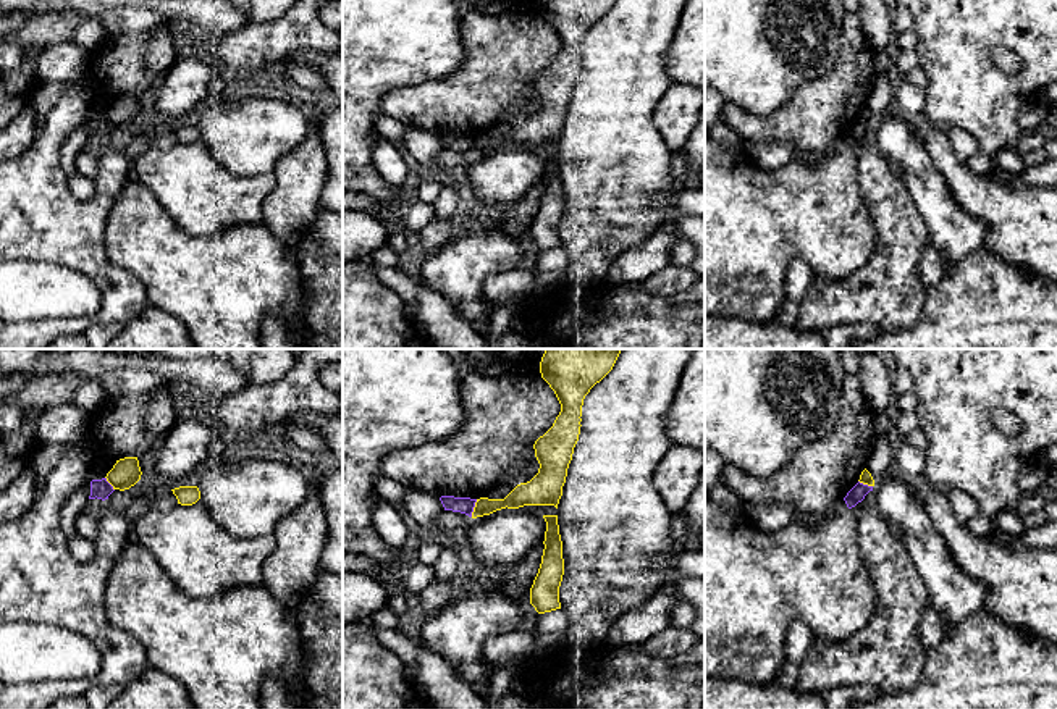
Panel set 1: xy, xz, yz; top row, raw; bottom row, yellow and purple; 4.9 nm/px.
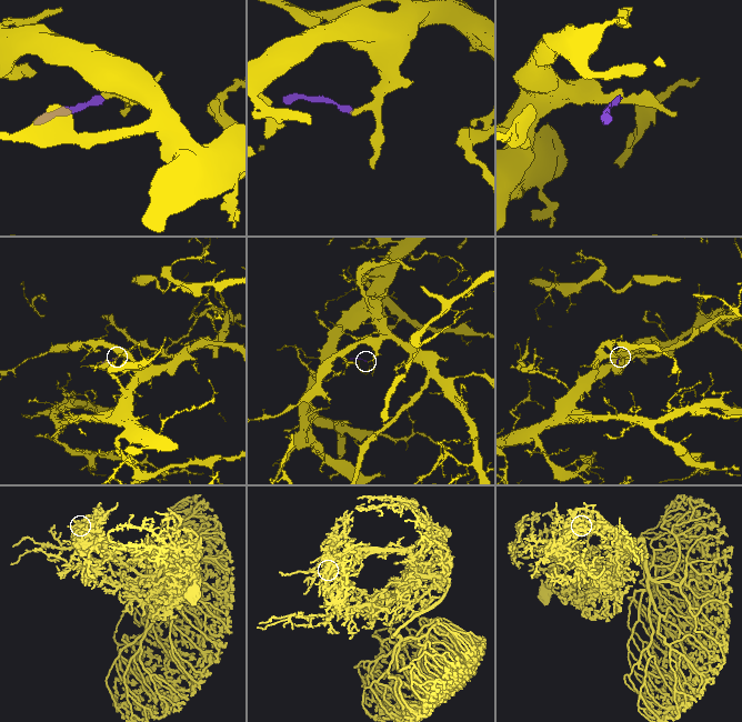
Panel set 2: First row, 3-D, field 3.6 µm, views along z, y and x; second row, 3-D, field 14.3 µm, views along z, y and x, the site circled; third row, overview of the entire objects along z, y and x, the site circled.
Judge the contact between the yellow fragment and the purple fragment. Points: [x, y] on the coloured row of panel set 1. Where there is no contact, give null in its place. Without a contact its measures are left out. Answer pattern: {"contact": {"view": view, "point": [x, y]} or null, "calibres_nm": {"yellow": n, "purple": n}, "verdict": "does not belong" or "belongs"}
{"contact": {"view": "xz", "point": [474, 507]}, "calibres_nm": {"yellow": 110, "purple": 80}, "verdict": "does not belong"}

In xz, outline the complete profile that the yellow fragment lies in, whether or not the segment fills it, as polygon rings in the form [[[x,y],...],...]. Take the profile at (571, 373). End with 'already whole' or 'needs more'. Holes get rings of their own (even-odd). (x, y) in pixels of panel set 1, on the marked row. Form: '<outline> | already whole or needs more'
[[[545,349],[540,373],[554,391],[561,412],[553,426],[533,444],[540,464],[538,473],[530,481],[517,485],[504,499],[477,499],[472,518],[506,507],[554,506],[558,509],[580,434],[583,399],[613,370],[621,350]]] | already whole

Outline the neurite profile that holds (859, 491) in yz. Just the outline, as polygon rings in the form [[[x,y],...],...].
[[[857,483],[844,497],[849,509],[855,507],[858,502],[865,499],[865,496],[873,491],[873,486]]]

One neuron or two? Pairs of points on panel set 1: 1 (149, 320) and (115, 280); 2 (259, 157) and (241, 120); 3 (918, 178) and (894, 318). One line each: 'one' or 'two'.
1: two
2: one
3: two

